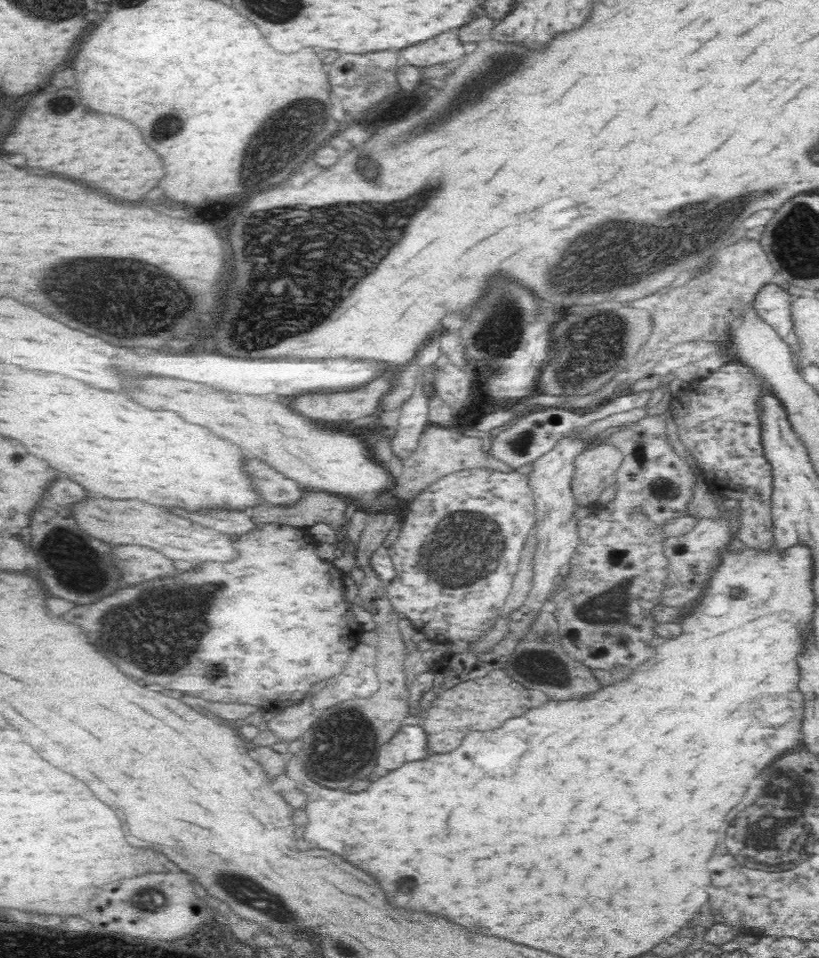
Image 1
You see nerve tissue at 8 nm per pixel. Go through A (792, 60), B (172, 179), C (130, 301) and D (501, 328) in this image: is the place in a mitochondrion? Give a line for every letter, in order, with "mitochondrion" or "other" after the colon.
A: other
B: other
C: mitochondrion
D: mitochondrion

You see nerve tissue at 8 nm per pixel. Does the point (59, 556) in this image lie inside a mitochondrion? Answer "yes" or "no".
yes

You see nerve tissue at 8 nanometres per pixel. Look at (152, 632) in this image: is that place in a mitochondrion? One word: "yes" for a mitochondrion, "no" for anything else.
yes

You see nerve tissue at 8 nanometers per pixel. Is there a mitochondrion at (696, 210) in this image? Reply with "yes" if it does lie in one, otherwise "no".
yes

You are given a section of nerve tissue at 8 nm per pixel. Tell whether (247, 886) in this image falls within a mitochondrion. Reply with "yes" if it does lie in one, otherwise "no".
yes

